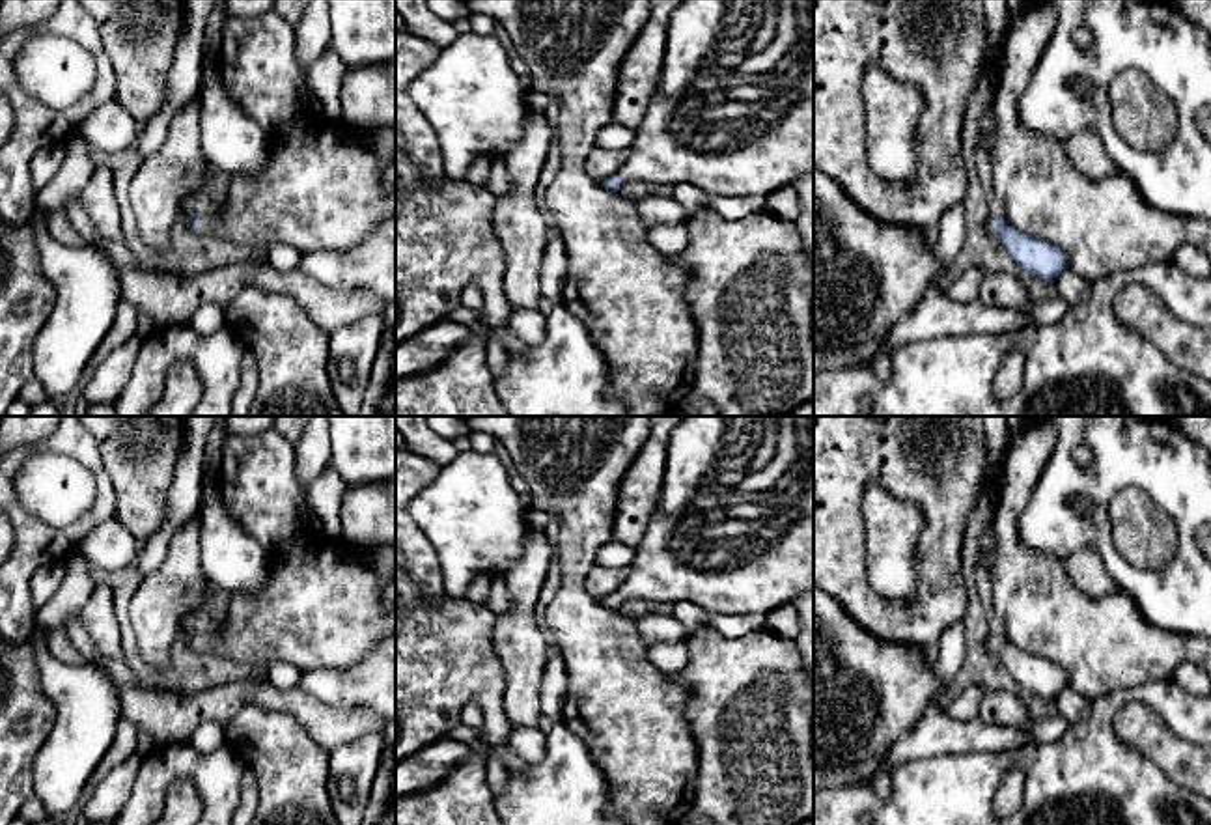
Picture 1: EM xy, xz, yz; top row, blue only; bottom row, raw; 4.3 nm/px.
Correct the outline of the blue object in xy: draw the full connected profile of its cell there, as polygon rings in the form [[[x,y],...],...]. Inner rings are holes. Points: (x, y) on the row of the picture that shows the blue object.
[[[308,108],[269,140],[269,159],[258,174],[231,175],[224,209],[215,217],[194,217],[194,231],[216,235],[218,239],[250,248],[261,258],[274,245],[289,245],[300,254],[343,252],[355,248],[379,224],[396,217],[396,190],[388,190],[383,185],[384,168],[394,157],[396,129],[360,133],[349,125],[328,123]]]

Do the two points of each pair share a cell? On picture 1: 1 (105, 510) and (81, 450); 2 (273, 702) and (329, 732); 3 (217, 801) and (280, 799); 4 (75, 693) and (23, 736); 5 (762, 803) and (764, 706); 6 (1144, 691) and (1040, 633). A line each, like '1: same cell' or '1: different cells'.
1: same cell
2: same cell
3: different cells
4: different cells
5: same cell
6: different cells

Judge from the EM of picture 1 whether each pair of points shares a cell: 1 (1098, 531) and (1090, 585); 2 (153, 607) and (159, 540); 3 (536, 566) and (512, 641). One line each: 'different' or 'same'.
1: different
2: different
3: same

